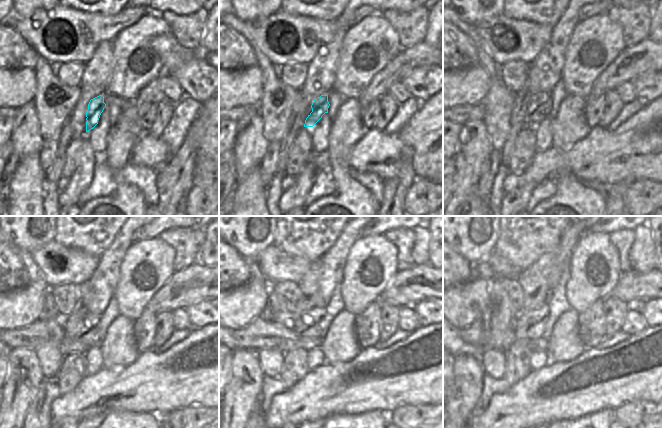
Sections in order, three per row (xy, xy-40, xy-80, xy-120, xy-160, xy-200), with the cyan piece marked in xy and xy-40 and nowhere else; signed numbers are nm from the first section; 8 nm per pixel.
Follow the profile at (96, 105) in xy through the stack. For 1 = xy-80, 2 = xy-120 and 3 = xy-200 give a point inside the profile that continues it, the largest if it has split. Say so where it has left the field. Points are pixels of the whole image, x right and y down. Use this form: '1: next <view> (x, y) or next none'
1: next xy-80 (541, 103)
2: next xy-120 (91, 336)
3: next xy-200 (529, 325)

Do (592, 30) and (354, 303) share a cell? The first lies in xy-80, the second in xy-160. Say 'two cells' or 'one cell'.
one cell

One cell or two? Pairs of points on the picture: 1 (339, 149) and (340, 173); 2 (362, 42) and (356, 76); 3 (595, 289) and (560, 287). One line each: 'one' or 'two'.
1: one
2: one
3: two

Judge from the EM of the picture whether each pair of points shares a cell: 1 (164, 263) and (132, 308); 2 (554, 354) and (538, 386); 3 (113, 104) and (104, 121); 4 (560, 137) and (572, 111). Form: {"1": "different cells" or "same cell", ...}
{"1": "same cell", "2": "different cells", "3": "different cells", "4": "same cell"}

